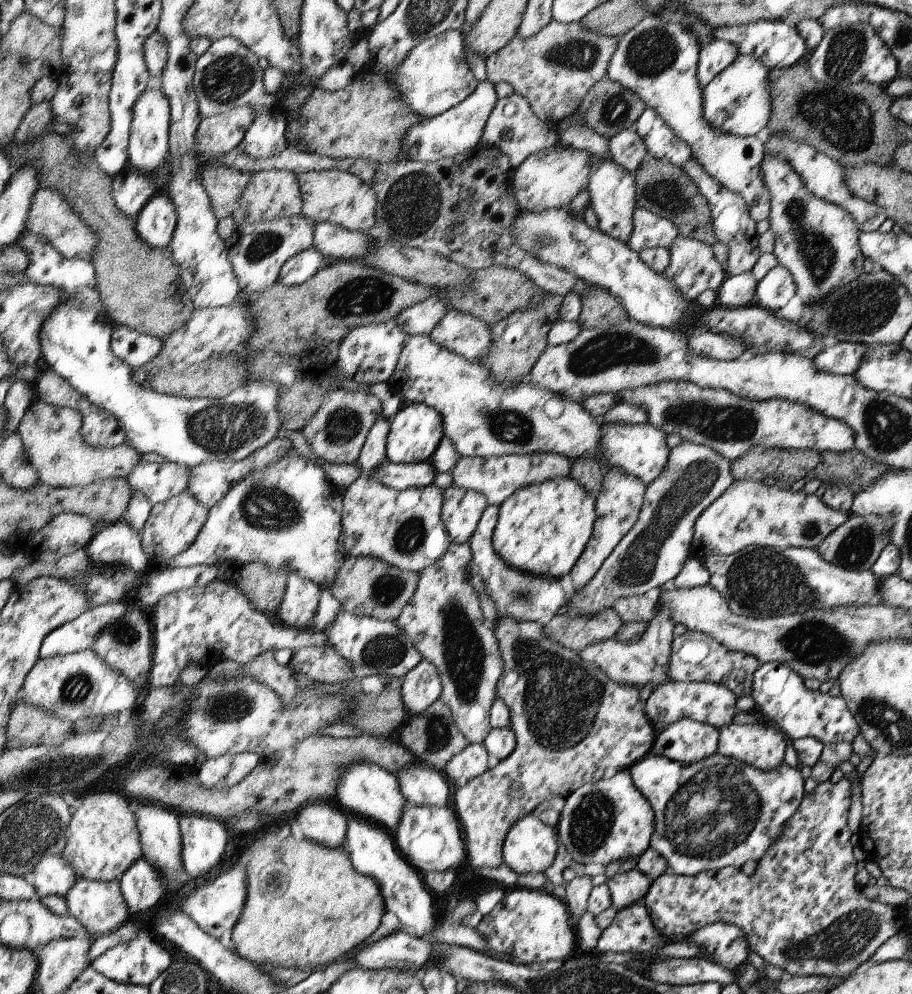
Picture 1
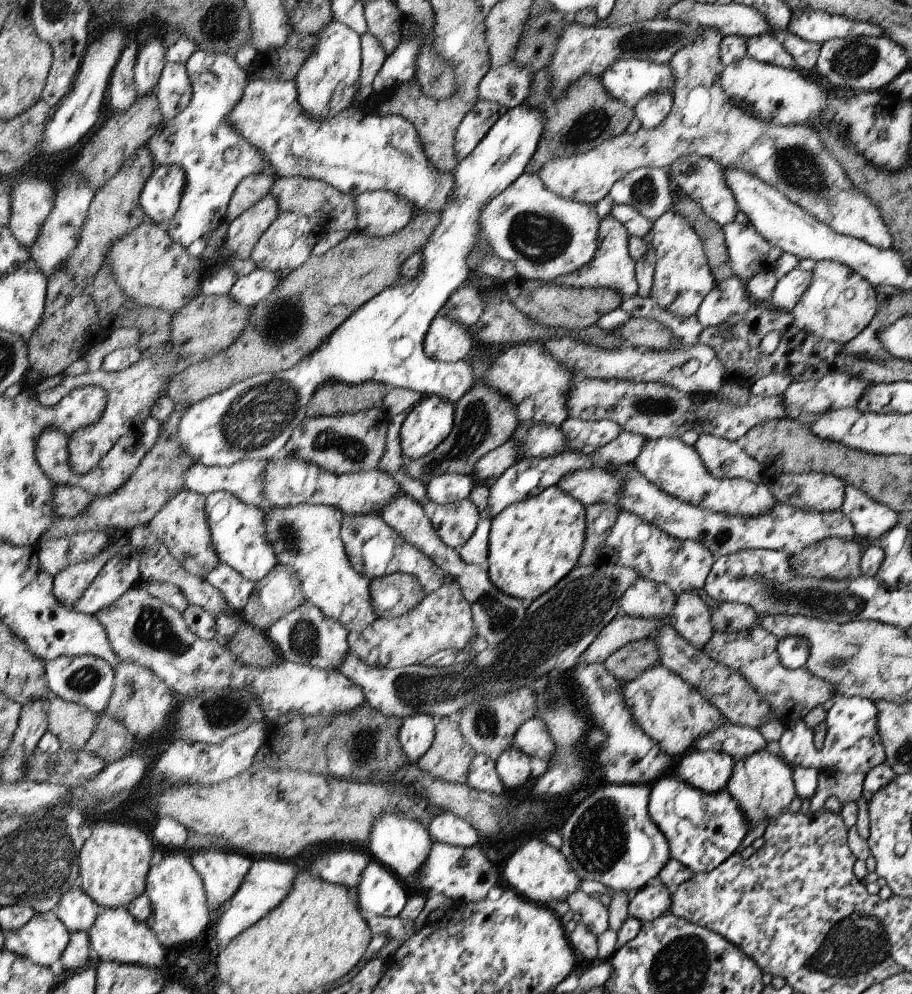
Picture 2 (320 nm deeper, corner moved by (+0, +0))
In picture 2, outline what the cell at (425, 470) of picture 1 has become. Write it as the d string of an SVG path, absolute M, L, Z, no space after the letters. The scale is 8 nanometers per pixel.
M459 473L440 474L426 484L426 498L437 505L446 505L469 499L474 490L470 475Z

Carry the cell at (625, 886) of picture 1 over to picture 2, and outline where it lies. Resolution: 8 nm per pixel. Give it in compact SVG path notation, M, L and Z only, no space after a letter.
M651 881L632 894L628 906L629 917L634 917L640 922L649 922L668 914L672 897L669 888L659 881Z

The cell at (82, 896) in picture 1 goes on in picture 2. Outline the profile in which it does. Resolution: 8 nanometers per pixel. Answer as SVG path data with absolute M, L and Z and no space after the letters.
M100 908L92 928L87 931L93 961L110 960L118 964L140 964L148 968L163 970L162 964L166 960L166 950L157 940L156 934L144 921L134 918L127 908Z

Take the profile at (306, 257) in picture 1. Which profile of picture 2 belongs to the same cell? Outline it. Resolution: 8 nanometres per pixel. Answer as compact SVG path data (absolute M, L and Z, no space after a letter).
M257 269L238 278L229 294L240 304L254 307L264 298L270 297L270 292L280 284L280 279L278 271Z

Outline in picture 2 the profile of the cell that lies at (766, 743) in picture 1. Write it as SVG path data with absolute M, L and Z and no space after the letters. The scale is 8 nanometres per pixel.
M764 748L760 752L744 756L744 760L733 761L732 776L726 788L750 824L757 826L764 820L776 820L778 816L788 811L788 806L796 796L796 788L793 768L783 760L780 754L777 756L770 754Z

